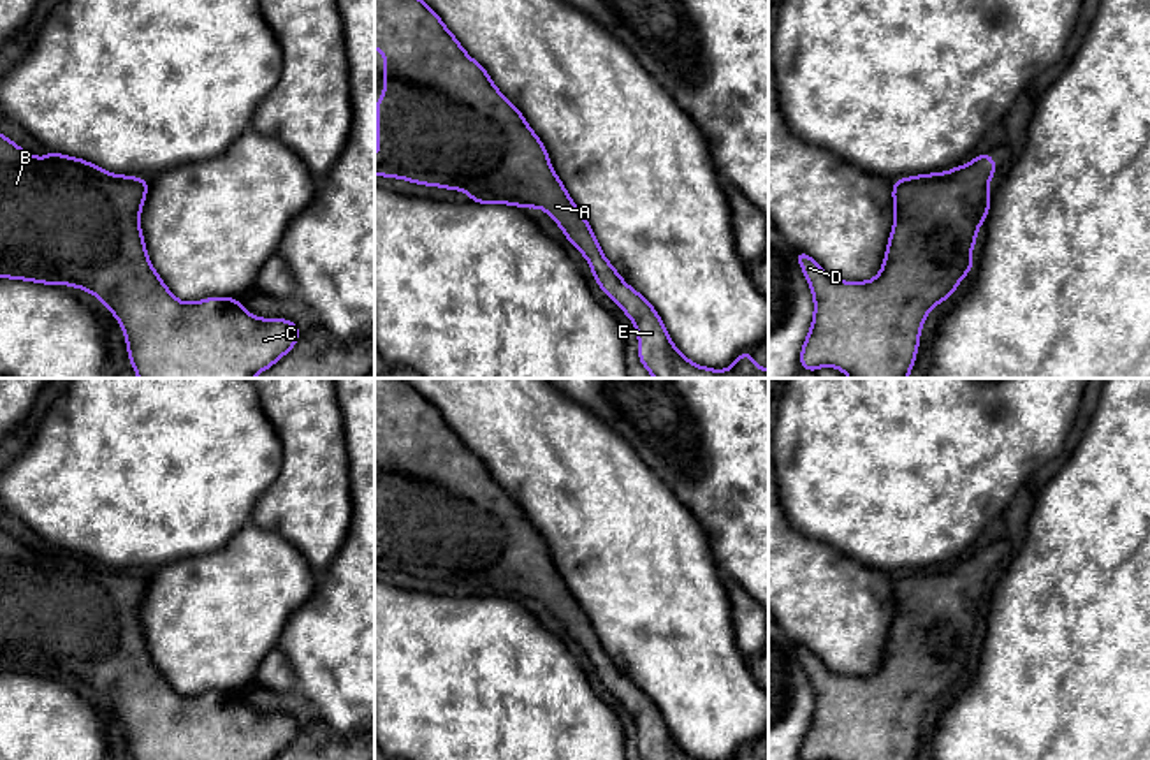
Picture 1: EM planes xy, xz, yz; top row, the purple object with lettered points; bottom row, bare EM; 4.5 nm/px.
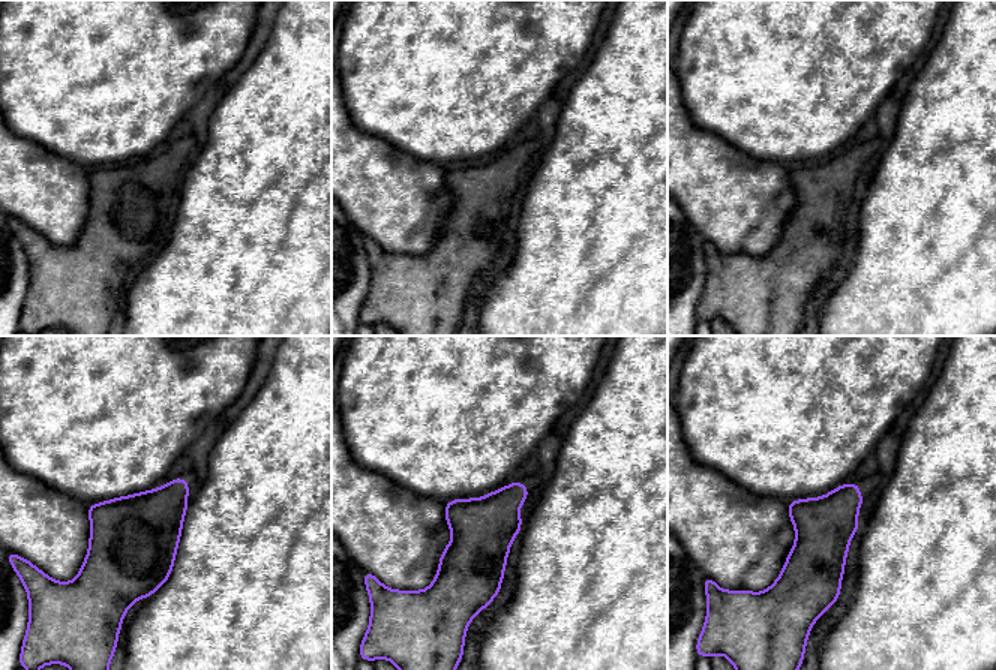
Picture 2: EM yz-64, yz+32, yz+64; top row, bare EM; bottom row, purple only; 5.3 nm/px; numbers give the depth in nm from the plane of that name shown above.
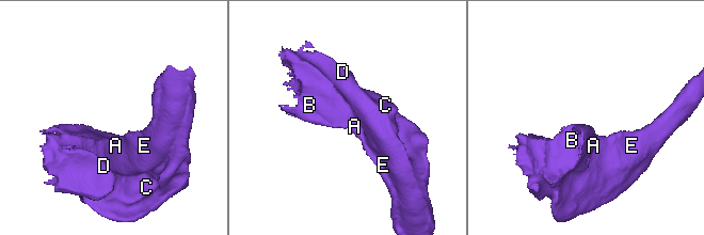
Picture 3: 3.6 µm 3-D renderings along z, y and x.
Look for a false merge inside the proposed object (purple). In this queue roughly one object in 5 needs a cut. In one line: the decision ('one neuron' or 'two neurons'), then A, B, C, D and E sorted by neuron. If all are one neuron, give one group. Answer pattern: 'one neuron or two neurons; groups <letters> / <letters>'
one neuron; groups A B C D E

